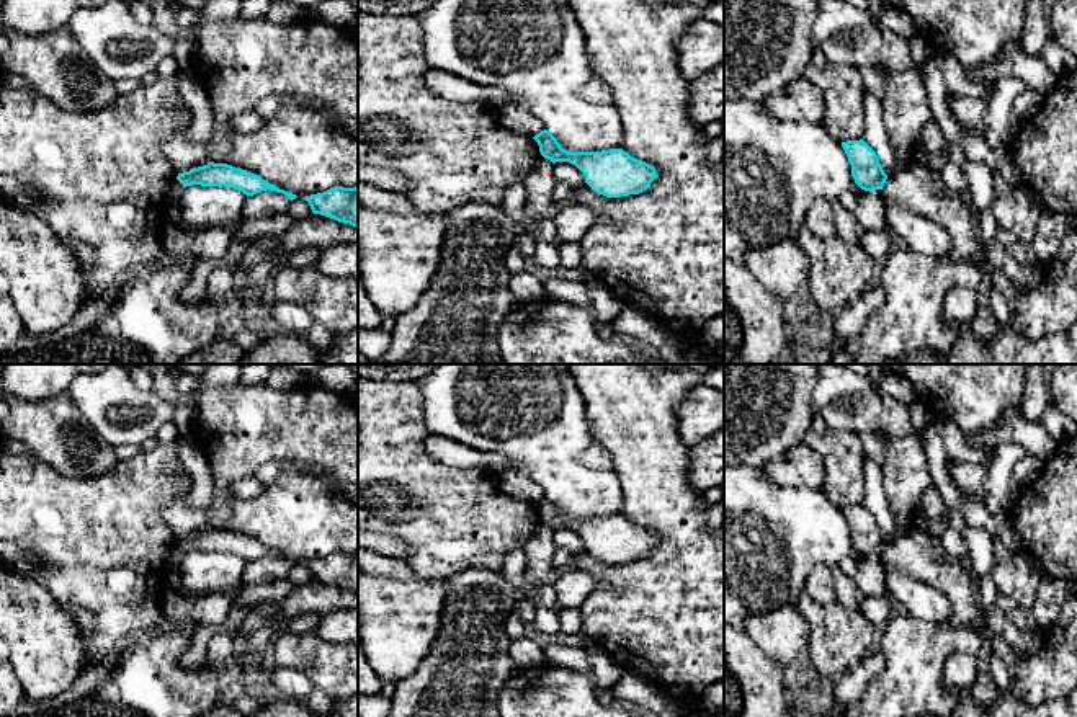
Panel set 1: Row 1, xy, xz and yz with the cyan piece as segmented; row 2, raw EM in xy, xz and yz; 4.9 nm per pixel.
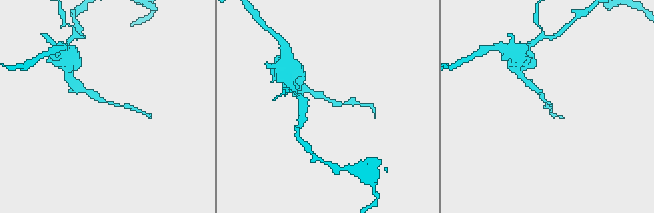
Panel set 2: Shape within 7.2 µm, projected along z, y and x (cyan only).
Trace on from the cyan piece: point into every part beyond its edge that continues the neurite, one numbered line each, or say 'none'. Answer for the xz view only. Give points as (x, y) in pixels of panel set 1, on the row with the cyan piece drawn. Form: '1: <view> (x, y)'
none

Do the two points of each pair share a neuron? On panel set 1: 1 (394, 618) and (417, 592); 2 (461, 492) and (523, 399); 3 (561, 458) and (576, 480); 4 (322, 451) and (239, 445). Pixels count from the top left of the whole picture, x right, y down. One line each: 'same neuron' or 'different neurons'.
1: same neuron
2: different neurons
3: same neuron
4: same neuron

